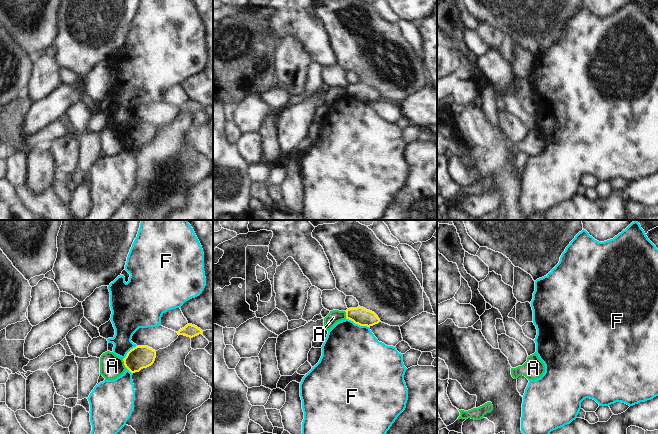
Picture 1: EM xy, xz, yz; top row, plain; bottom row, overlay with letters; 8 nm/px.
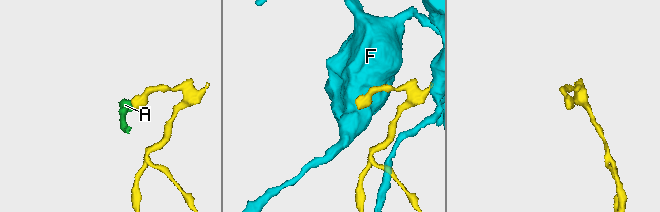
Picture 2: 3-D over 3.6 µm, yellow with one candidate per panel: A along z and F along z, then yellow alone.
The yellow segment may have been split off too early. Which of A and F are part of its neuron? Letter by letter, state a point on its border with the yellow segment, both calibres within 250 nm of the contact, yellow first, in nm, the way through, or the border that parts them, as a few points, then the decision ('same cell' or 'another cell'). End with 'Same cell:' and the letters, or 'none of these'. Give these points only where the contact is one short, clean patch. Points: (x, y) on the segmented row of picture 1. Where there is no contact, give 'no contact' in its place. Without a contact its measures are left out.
A: xy (124, 363) | 180/190 nm | along xy (122, 359), (126, 367) | another cell
F: xz (357, 323) | 140/460 nm | along xz (346, 318), (368, 327) | another cell
Same cell: none of these

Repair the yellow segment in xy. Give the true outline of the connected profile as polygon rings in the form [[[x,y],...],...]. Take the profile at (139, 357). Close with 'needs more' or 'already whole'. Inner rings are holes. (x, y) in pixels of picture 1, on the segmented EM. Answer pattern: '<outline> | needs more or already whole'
[[[136,346],[123,359],[125,367],[131,372],[139,372],[151,366],[156,358],[156,351],[148,346]]] | already whole

